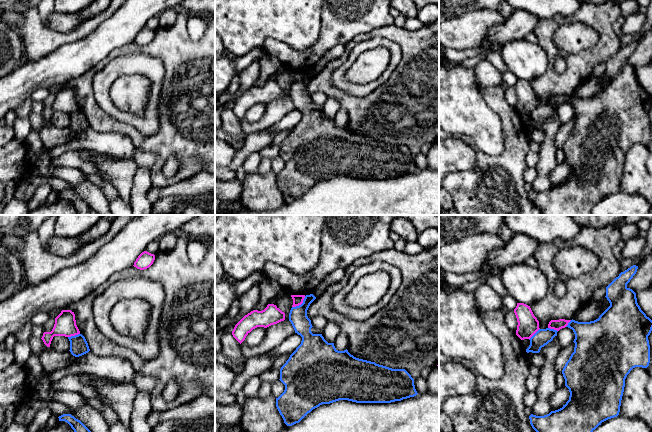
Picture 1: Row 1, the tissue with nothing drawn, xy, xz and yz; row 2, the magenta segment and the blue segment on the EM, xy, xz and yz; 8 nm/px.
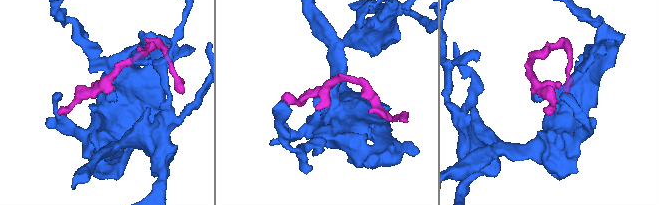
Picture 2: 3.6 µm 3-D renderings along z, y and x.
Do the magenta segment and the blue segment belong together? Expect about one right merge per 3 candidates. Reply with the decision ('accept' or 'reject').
reject

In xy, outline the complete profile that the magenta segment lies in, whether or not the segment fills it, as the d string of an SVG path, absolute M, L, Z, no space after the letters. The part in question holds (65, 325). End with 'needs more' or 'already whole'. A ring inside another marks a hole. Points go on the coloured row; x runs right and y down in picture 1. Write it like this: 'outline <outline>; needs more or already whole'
outline M62 310L55 318L55 324L51 332L44 332L42 340L47 347L50 347L54 336L71 337L80 334L76 325L75 314L71 310Z; already whole

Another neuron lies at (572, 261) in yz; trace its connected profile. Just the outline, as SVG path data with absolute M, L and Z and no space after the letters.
M580 246L561 249L554 256L554 267L562 277L576 277L595 269L598 257Z

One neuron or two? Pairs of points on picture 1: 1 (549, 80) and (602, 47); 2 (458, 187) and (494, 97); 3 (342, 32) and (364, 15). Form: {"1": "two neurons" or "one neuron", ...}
{"1": "one neuron", "2": "one neuron", "3": "one neuron"}

